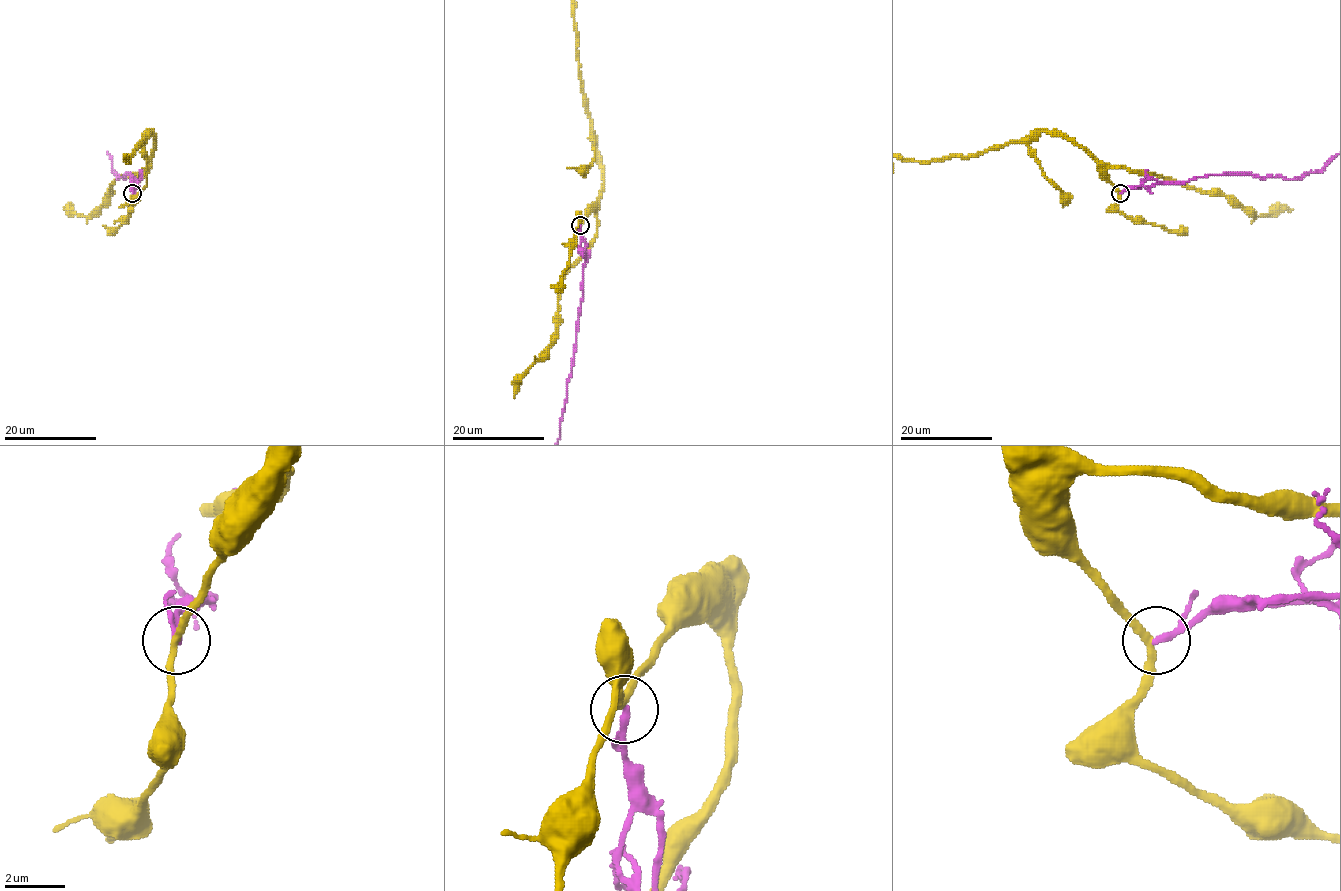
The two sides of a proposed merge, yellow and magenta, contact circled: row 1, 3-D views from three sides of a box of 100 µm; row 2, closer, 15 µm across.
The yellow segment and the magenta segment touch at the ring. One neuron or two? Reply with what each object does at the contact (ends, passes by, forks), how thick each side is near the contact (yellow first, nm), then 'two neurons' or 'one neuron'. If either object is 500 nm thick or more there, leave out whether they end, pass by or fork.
yellow passes by | magenta ends | 240/240 nm | two neurons

